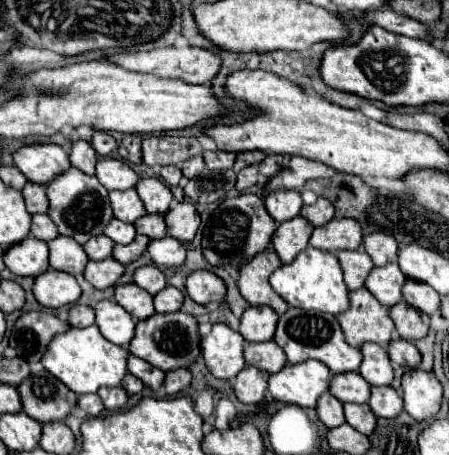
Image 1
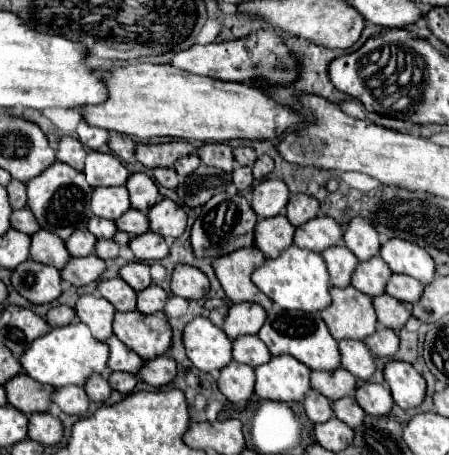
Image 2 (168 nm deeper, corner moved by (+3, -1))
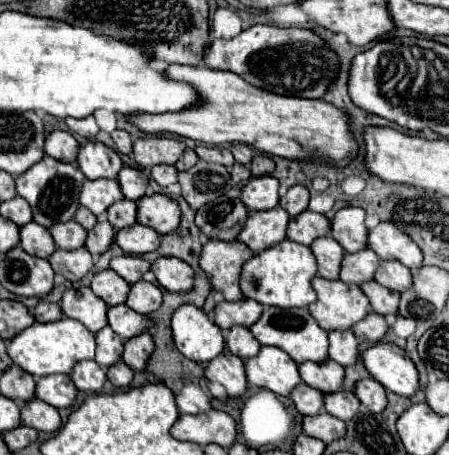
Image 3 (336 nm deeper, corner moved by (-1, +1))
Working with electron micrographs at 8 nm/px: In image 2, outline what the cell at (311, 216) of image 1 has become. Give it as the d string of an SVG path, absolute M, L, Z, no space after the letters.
M298 194L292 198L286 206L286 216L294 226L302 226L304 222L310 222L312 218L318 216L320 202L308 194Z

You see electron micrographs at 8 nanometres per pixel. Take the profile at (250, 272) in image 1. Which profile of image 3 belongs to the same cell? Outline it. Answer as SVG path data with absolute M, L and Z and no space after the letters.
M210 238L200 252L200 268L206 272L214 292L224 294L224 300L244 298L238 288L238 276L242 264L252 256L250 248L240 240L214 240Z

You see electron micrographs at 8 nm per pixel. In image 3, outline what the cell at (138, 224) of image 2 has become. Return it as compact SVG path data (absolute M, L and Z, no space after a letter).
M120 200L120 202L114 202L108 210L108 222L120 230L120 228L126 228L130 224L136 224L136 204L132 200Z

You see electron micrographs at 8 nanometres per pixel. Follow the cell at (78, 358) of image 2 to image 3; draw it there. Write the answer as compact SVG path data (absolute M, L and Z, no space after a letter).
M60 318L56 322L34 322L30 328L22 330L6 344L6 352L14 364L32 376L48 374L68 374L78 360L94 358L94 334L70 318Z

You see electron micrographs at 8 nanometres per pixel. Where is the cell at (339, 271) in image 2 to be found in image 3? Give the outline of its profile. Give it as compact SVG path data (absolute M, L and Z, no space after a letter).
M322 236L322 238L316 238L312 244L310 244L314 256L316 256L316 262L318 262L318 274L322 278L328 278L328 280L336 280L338 278L338 268L340 268L340 260L344 256L344 248L332 238L332 236Z

